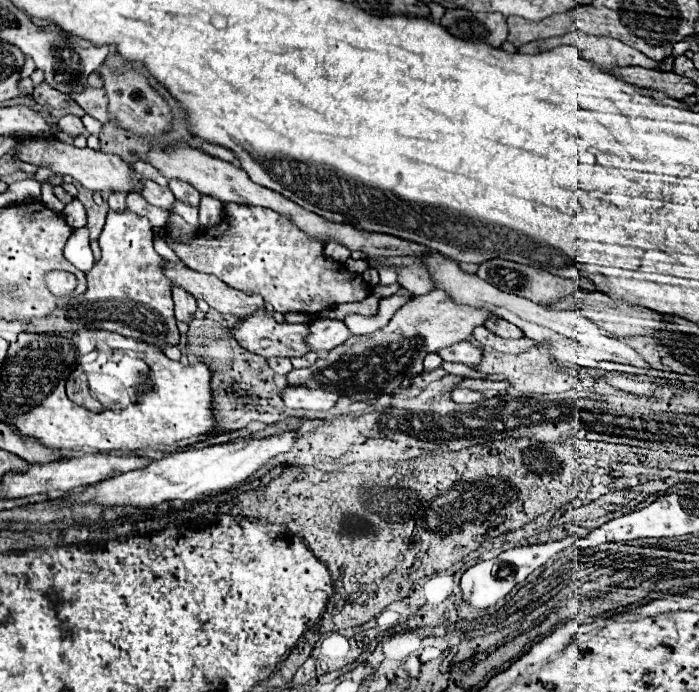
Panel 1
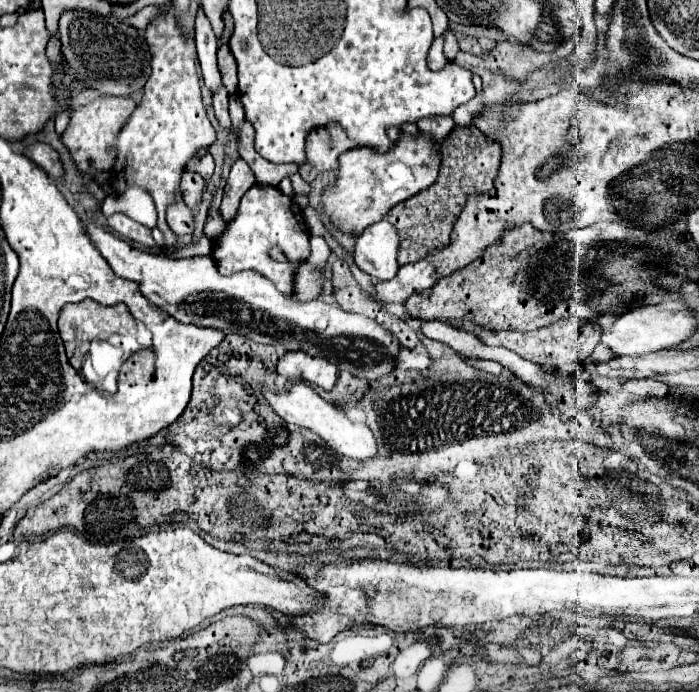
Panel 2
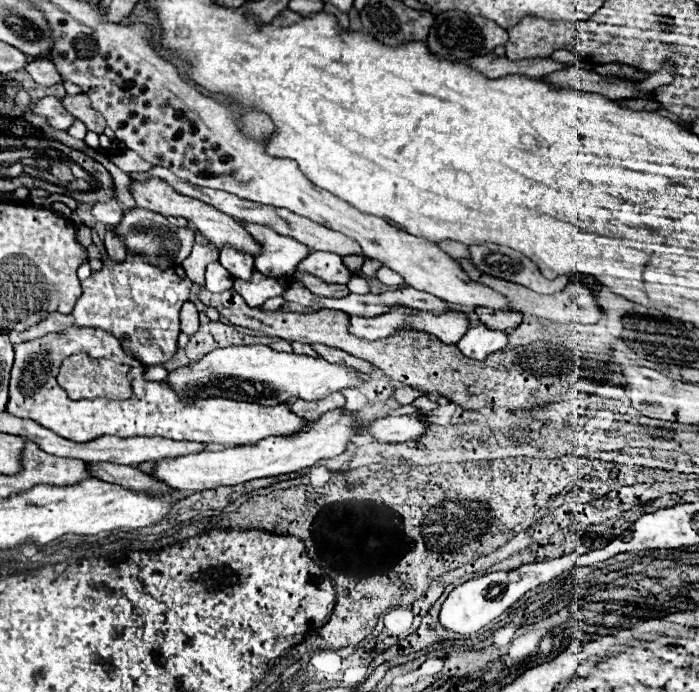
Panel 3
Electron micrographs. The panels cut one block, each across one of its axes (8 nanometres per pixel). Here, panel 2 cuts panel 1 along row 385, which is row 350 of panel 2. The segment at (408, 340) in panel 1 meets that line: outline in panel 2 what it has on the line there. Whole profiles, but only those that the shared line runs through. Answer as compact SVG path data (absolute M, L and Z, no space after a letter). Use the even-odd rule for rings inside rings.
M88 224L86 232L116 276L138 282L144 298L178 322L216 328L224 334L242 334L260 344L282 344L290 352L302 350L310 352L310 356L318 356L320 350L320 356L334 360L340 372L348 370L362 380L378 380L396 366L400 344L394 334L366 316L342 310L336 302L298 302L296 296L282 296L282 292L258 272L222 276L208 256L180 260L158 256L130 246L98 224Z

